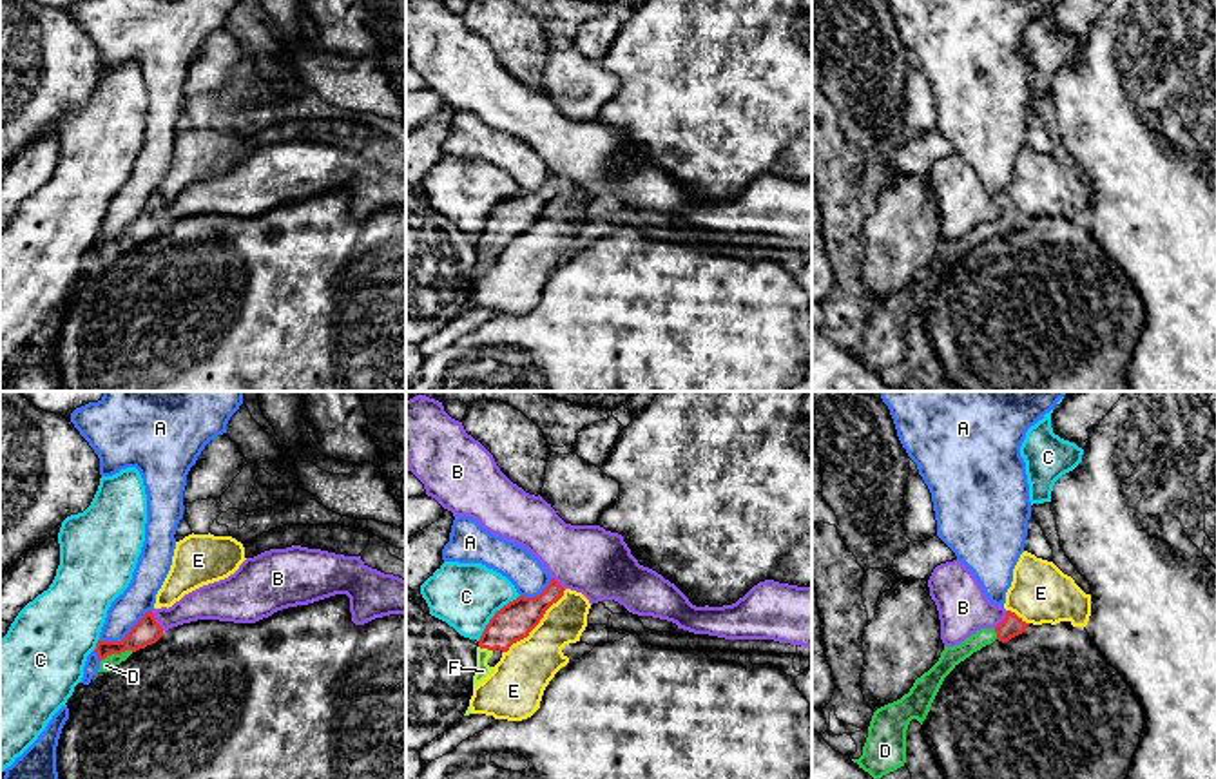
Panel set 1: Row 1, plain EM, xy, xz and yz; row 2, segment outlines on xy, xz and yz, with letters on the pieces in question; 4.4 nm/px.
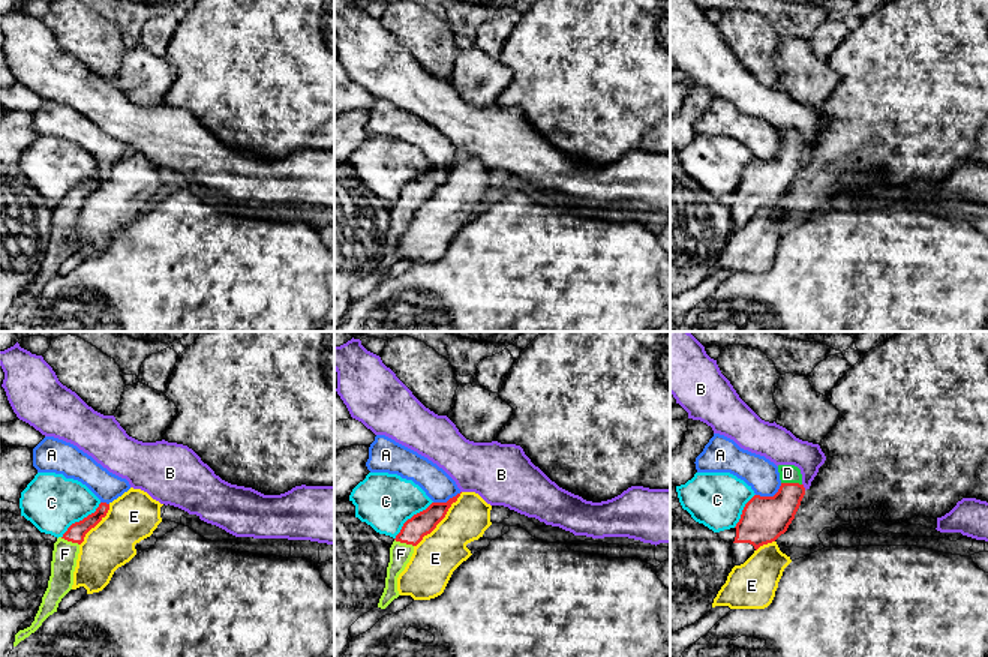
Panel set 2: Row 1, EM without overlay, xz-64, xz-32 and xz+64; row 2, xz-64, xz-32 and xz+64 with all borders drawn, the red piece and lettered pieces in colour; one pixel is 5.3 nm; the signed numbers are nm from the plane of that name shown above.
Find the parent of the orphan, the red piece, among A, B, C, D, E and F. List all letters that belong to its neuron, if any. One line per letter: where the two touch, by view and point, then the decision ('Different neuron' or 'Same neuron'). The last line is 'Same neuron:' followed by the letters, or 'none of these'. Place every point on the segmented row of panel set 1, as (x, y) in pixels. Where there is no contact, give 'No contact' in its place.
A: Touches red at xy (127, 634). Different neuron
B: Touches red at xy (154, 620). Different neuron
C: Touches red at xz (495, 615). Different neuron
D: Touches red at xy (116, 653). Same neuron
E: Touches red at xz (537, 624). Different neuron
F: Touches red at xz (486, 647). Same neuron
Same neuron: D, F

